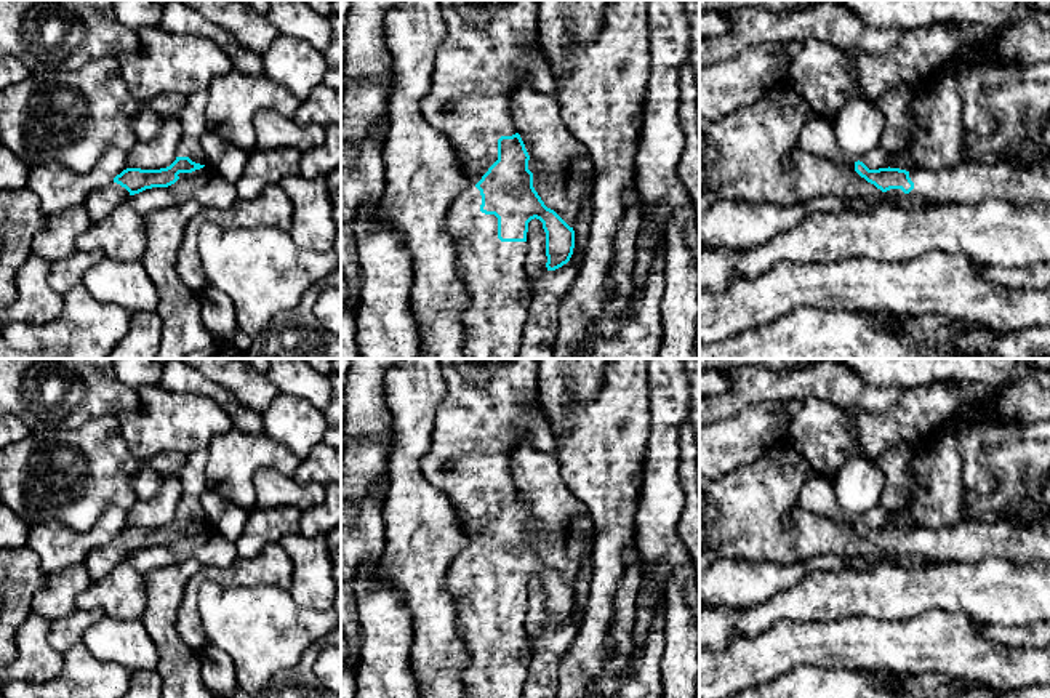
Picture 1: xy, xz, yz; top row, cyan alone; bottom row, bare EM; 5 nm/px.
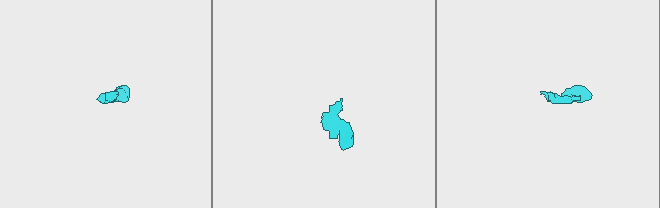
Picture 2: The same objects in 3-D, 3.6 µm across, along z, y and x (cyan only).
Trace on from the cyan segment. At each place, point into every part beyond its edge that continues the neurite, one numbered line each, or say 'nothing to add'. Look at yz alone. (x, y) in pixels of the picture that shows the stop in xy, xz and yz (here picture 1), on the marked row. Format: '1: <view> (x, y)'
1: yz (754, 154)

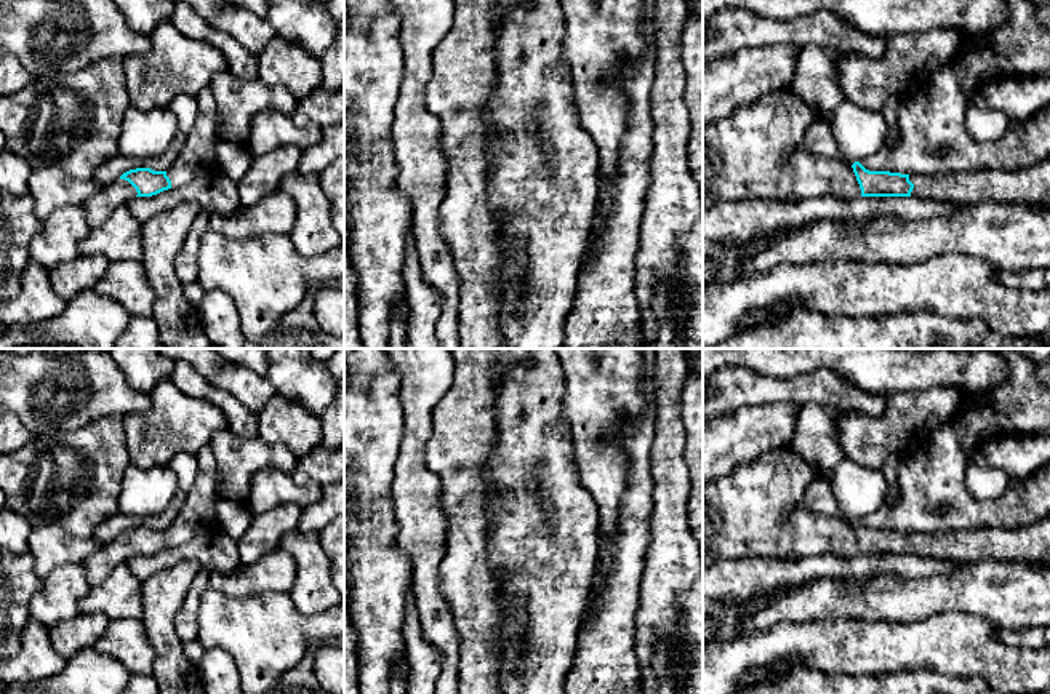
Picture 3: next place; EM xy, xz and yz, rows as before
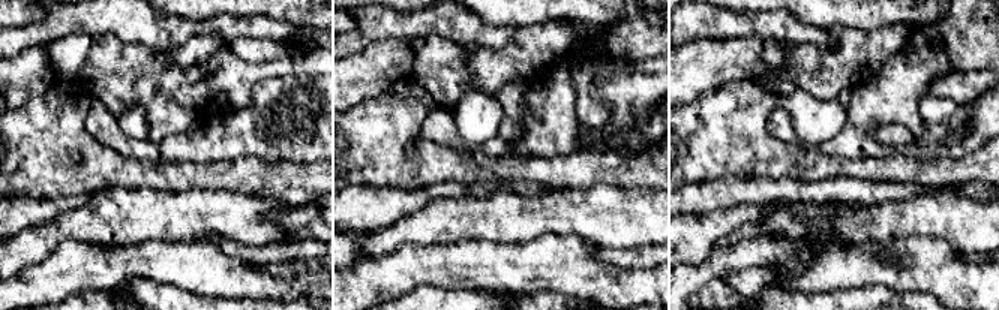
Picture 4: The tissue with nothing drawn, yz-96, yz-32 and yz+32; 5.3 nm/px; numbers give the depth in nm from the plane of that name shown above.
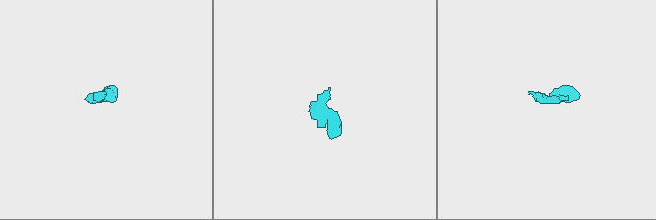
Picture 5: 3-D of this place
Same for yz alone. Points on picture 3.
1: yz (757, 152)

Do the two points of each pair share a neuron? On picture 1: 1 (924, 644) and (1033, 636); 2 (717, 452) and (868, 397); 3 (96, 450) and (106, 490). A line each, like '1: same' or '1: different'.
1: different
2: different
3: same

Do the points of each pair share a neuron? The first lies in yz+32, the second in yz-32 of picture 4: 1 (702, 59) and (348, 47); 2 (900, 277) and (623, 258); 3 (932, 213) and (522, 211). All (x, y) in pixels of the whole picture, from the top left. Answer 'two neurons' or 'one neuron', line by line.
1: two neurons
2: two neurons
3: one neuron

